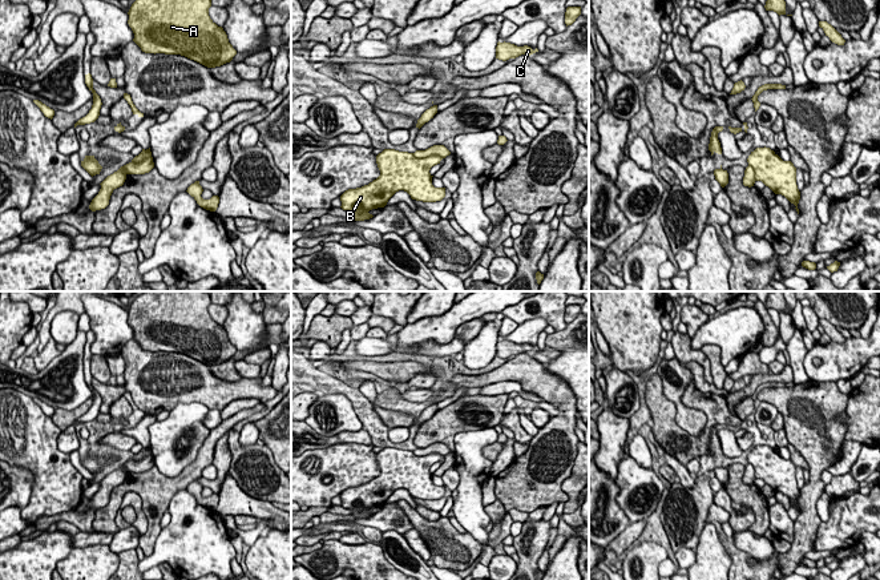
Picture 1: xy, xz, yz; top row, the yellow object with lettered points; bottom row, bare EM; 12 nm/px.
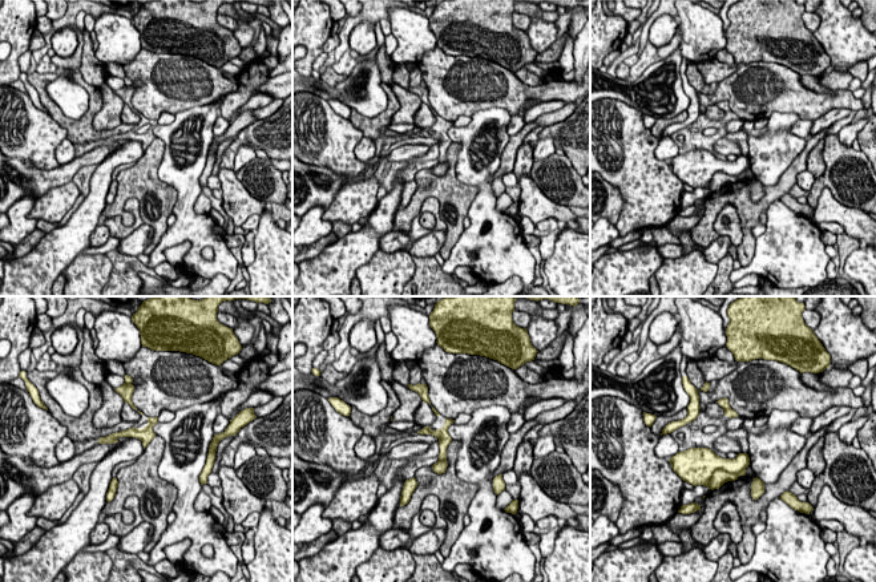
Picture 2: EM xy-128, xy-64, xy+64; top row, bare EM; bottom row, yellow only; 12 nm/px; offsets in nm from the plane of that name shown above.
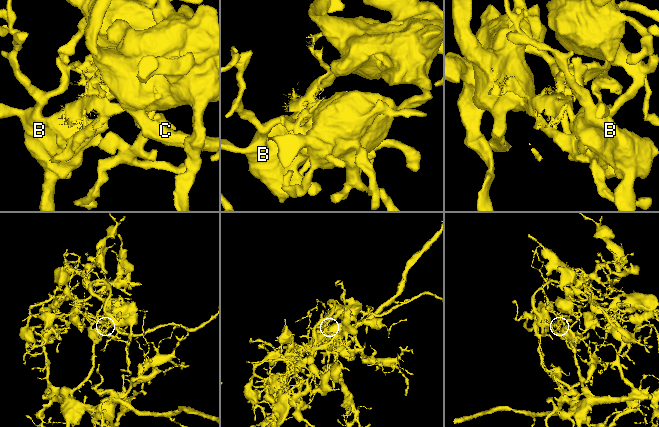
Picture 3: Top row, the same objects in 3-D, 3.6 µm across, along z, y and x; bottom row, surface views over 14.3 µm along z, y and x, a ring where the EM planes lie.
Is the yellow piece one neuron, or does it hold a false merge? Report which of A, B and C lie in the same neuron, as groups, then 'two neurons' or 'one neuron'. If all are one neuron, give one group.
A C / B | two neurons

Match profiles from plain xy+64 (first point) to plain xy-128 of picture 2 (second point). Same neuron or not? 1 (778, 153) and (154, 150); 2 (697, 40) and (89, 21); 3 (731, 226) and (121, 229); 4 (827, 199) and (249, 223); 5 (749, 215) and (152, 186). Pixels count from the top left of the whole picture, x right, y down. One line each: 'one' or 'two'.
1: two
2: two
3: one
4: two
5: one

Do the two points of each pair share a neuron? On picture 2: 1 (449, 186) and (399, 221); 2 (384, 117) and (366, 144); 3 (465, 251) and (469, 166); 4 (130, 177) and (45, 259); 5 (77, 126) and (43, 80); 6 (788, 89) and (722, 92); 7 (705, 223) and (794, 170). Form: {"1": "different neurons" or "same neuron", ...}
{"1": "same neuron", "2": "different neurons", "3": "same neuron", "4": "different neurons", "5": "same neuron", "6": "same neuron", "7": "same neuron"}

